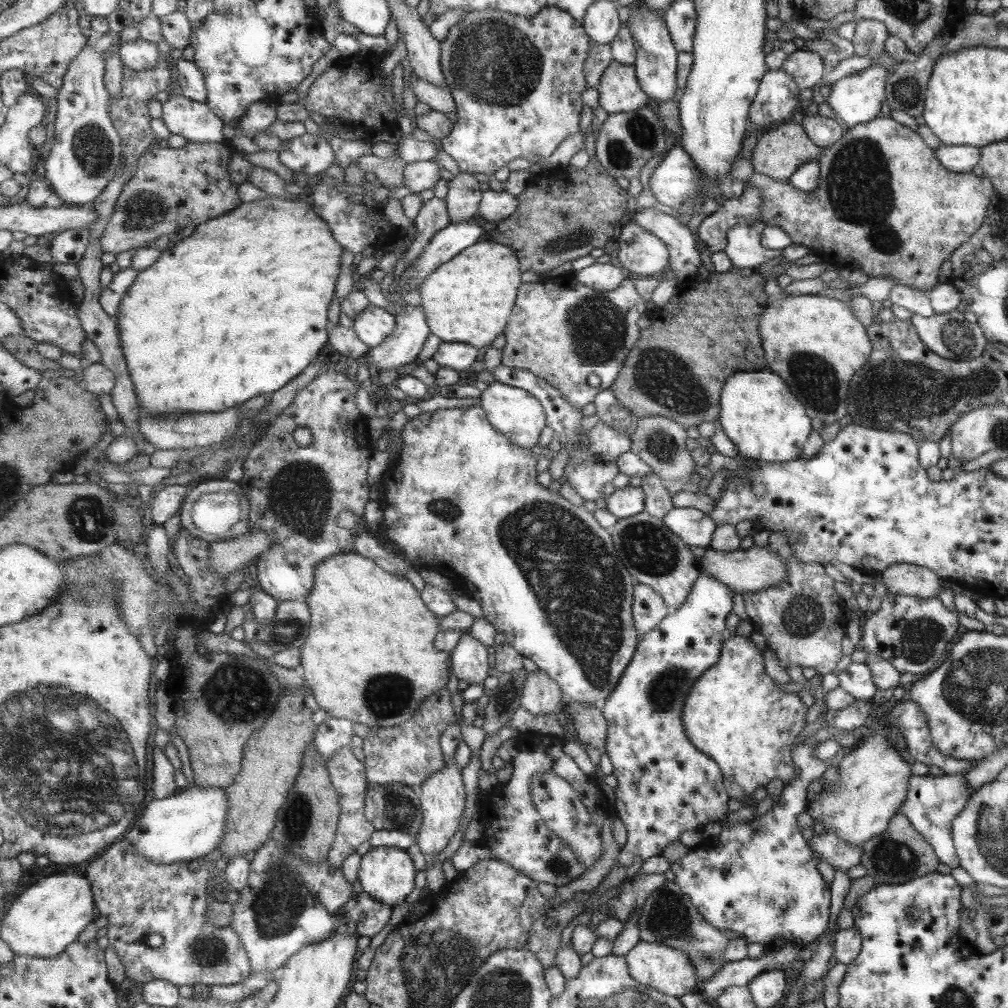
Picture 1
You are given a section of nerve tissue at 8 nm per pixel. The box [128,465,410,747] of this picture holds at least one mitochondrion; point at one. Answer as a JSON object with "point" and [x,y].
{"point":[236,690]}

